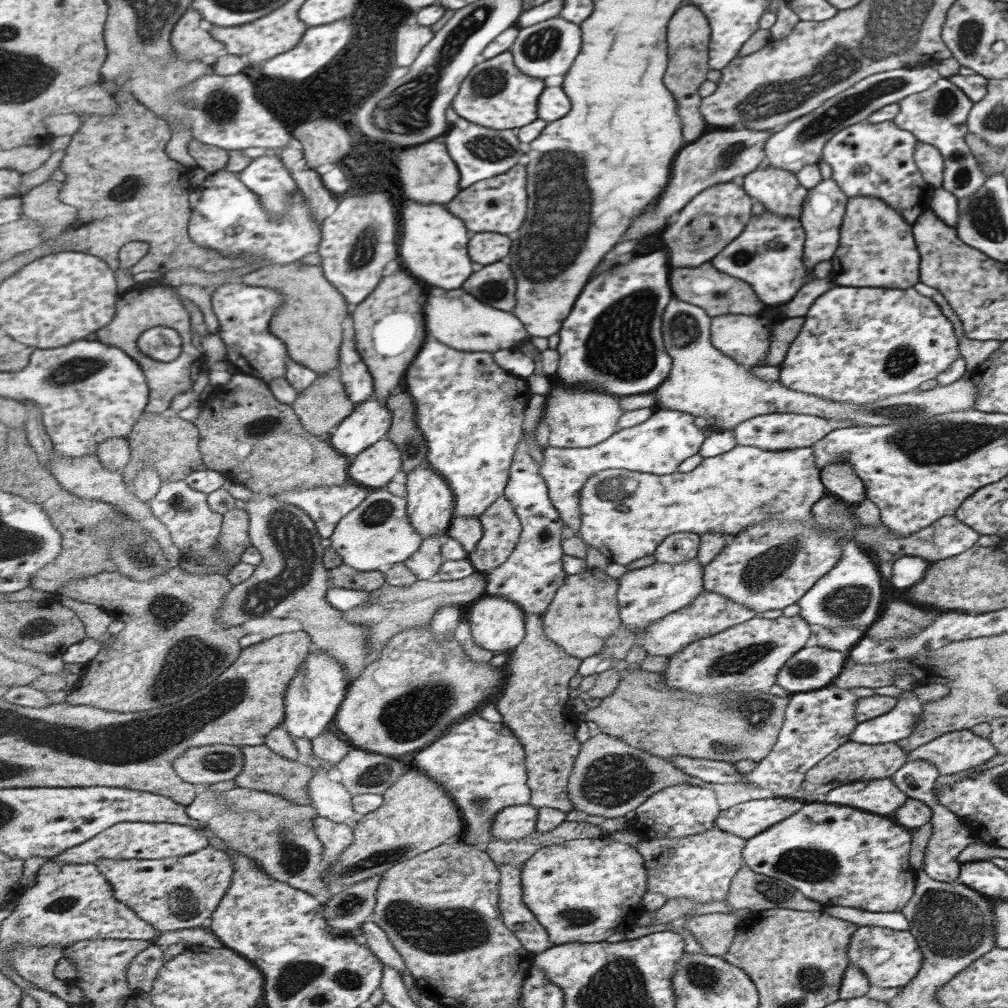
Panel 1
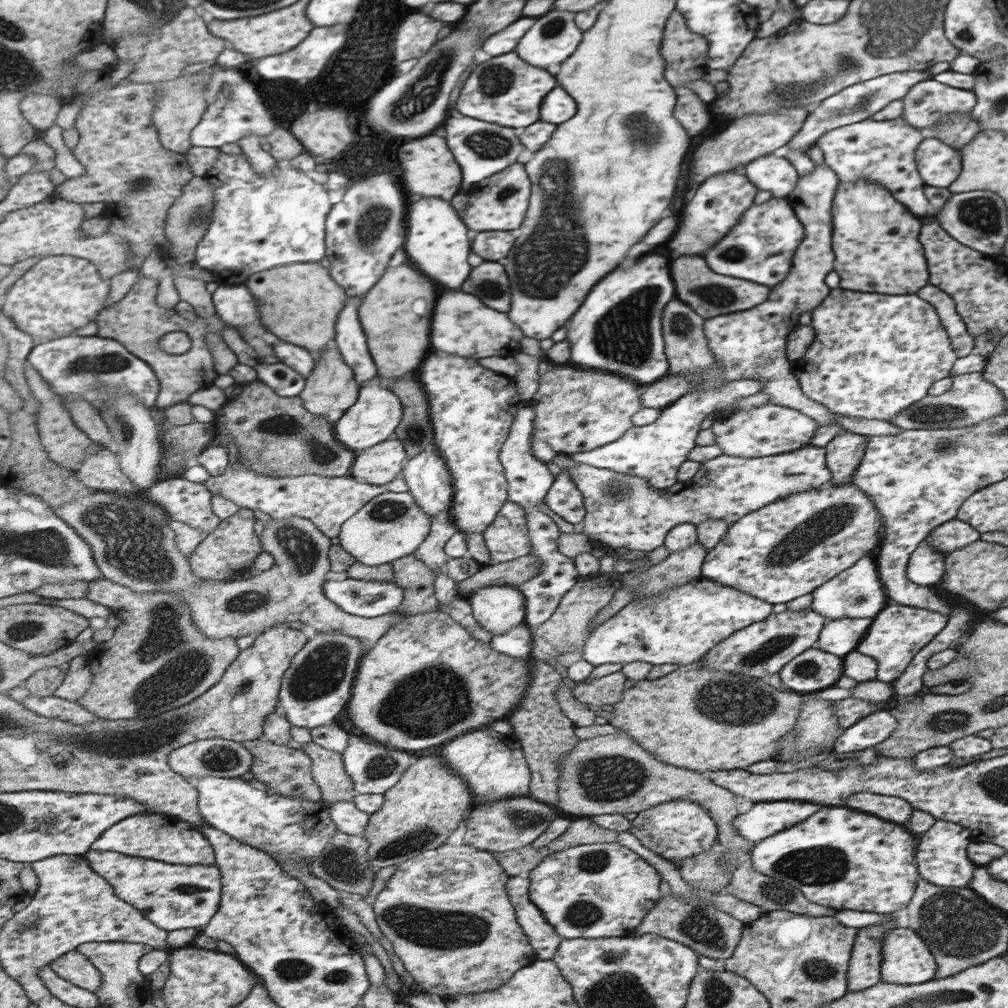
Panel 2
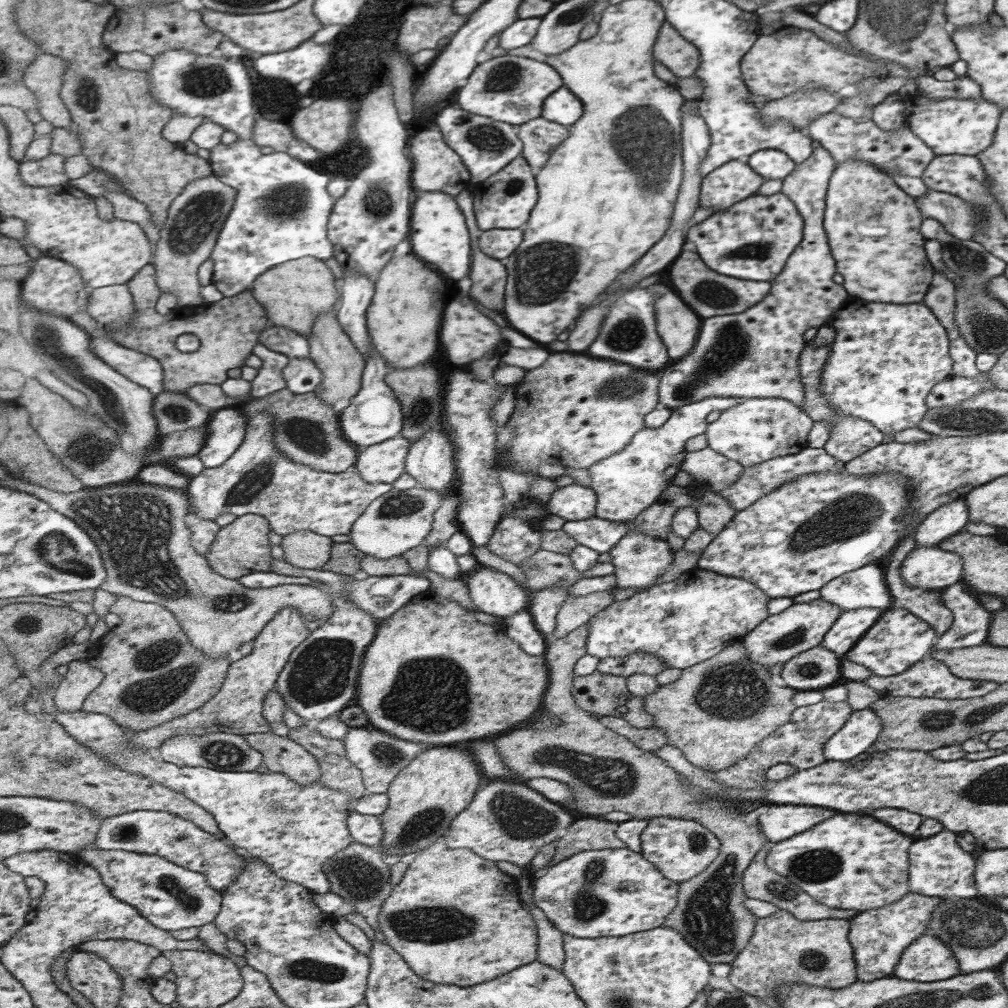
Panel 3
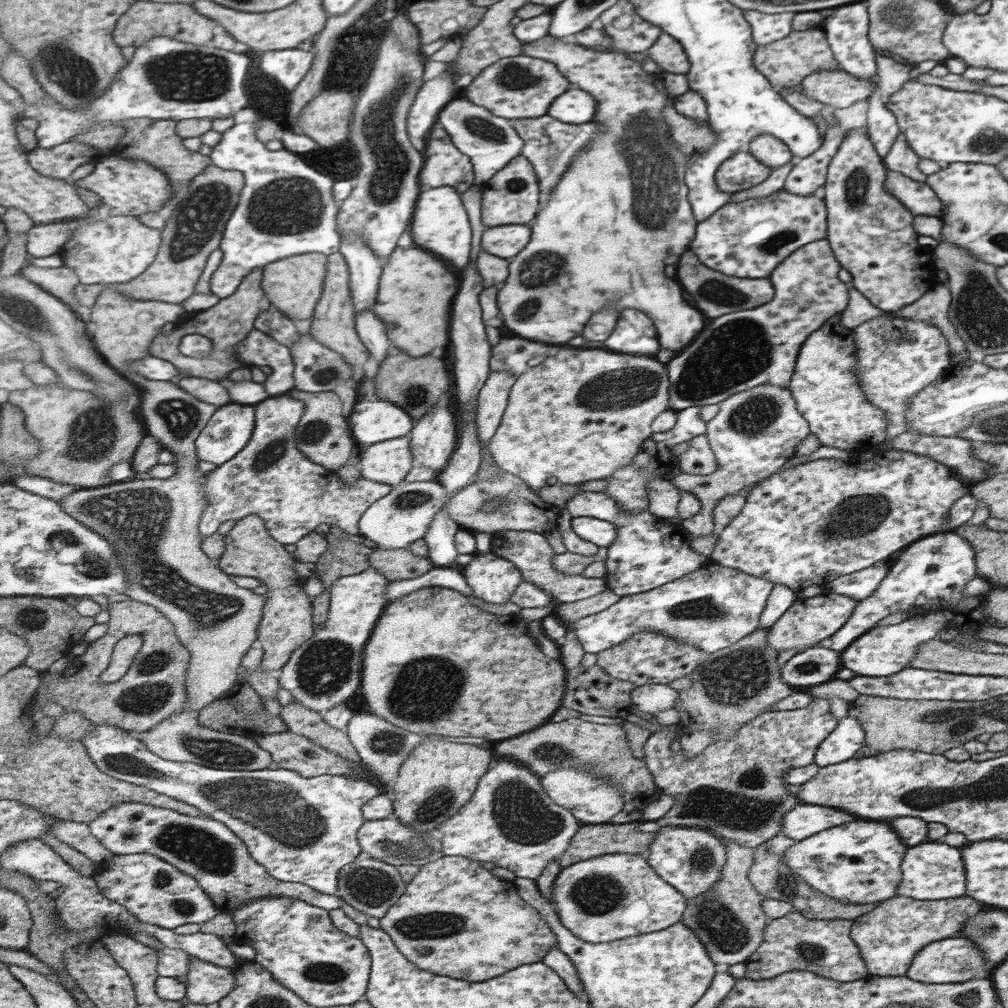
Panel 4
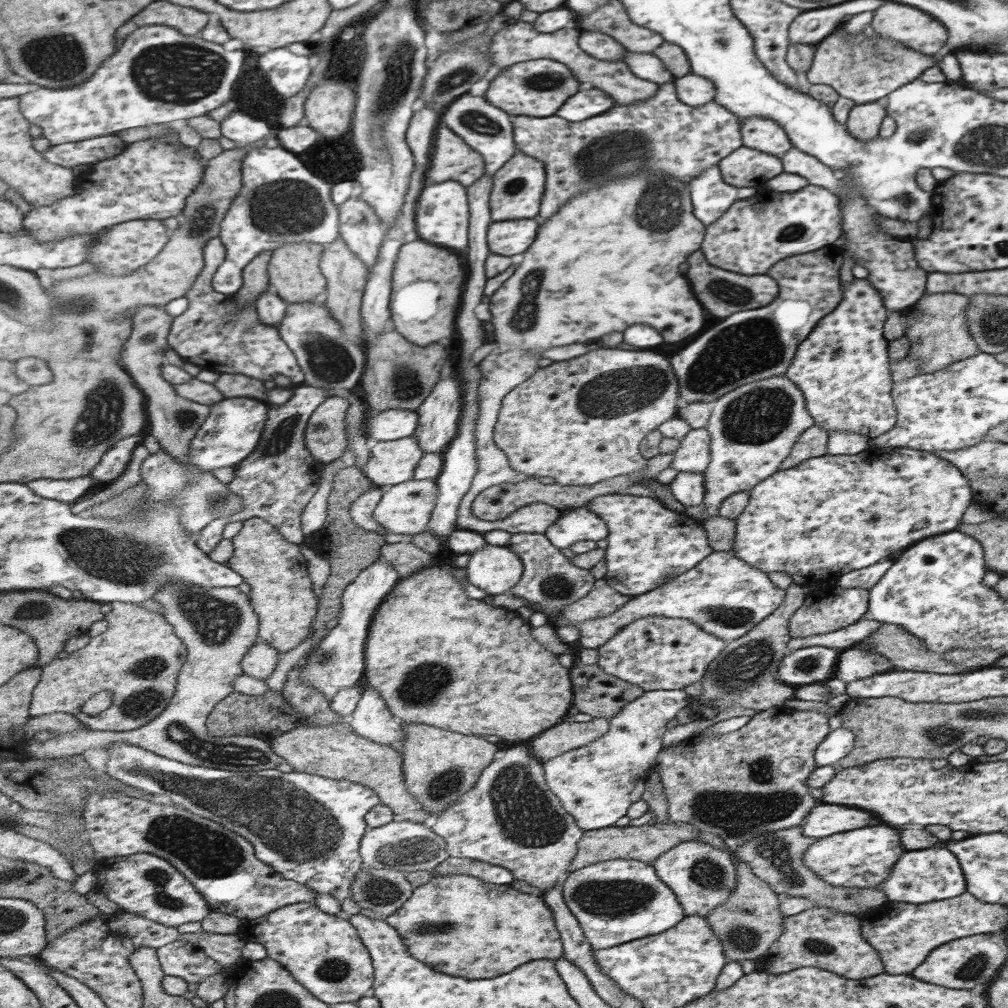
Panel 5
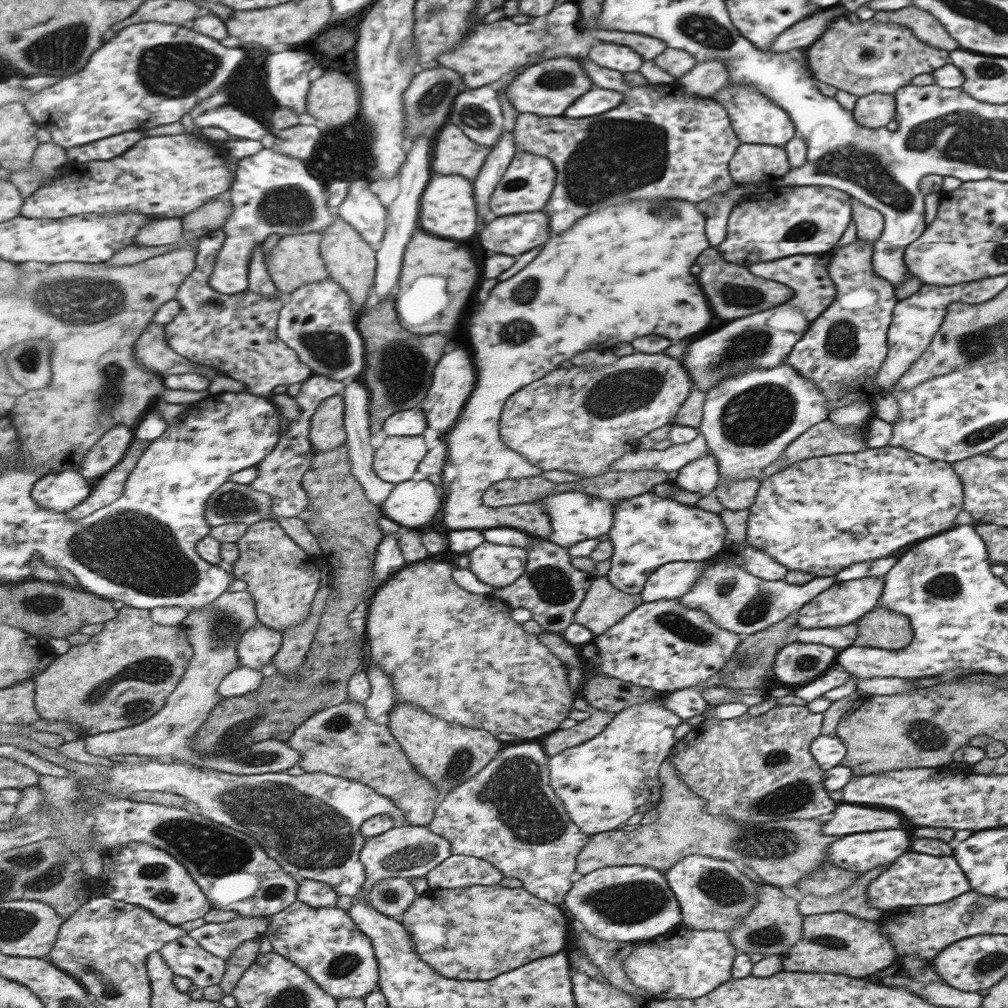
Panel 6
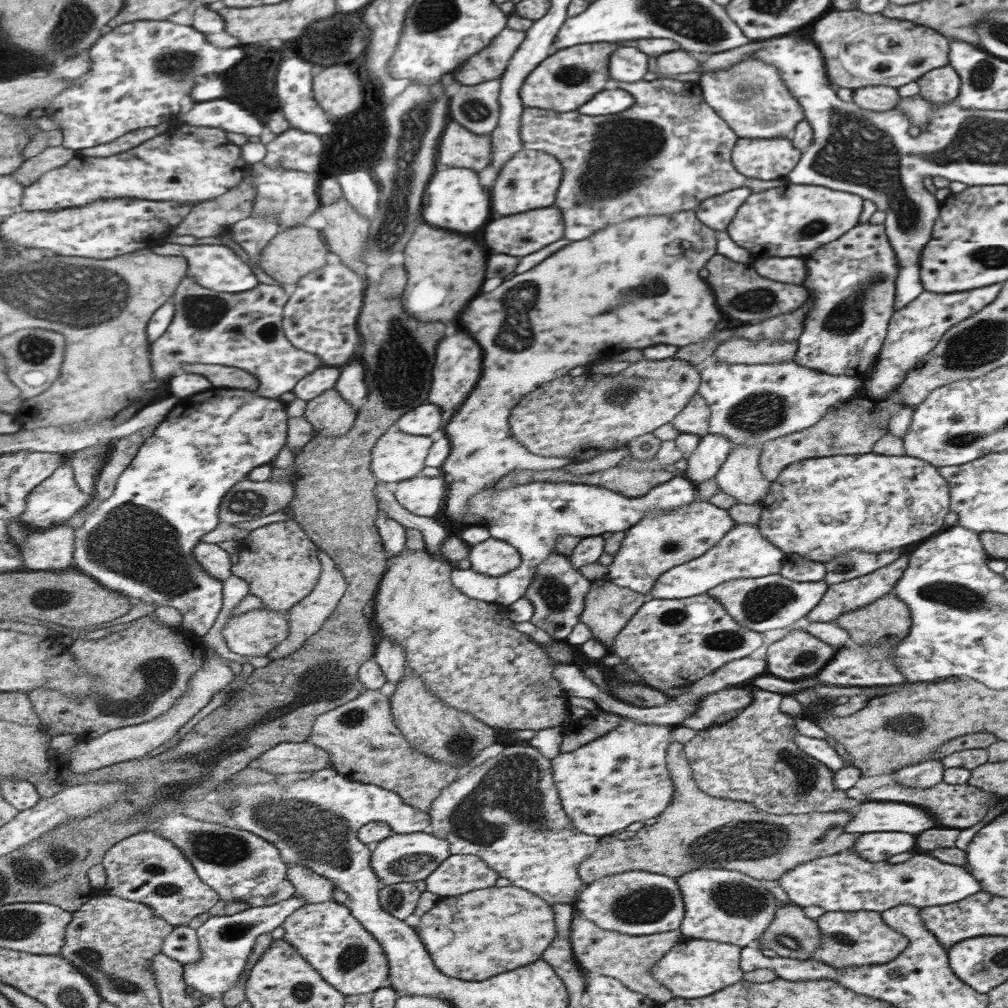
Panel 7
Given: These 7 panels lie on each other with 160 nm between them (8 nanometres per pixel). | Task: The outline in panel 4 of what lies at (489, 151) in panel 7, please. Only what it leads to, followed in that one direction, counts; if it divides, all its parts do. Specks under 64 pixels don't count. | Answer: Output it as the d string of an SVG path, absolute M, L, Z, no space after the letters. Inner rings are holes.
M440 124L433 128L431 140L428 139L429 146L426 147L424 168L421 171L421 184L429 184L431 188L439 186L457 186L457 190L467 192L476 182L476 170L472 163L472 158L465 154L454 142L447 130L439 128Z

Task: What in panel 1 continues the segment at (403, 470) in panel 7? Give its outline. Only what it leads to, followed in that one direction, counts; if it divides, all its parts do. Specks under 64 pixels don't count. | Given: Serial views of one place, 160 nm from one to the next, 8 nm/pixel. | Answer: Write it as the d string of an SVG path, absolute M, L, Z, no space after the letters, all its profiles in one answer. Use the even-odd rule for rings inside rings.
M385 438L354 457L349 476L353 483L372 490L387 486L402 472L403 466L401 448L390 438Z

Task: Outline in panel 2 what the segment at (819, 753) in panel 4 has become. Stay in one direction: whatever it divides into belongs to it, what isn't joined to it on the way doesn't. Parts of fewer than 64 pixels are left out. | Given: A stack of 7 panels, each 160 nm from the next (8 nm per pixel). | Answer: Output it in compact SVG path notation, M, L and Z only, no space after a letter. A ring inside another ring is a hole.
M885 710L863 717L855 725L842 729L832 744L832 752L855 752L874 747L896 727L895 717Z

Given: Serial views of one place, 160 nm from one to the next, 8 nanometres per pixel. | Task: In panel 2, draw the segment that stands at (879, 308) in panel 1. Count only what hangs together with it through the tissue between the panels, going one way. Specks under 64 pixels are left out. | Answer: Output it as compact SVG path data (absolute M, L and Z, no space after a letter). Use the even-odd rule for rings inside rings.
M835 288L828 294L822 304L816 306L810 313L811 322L809 326L813 330L813 343L809 345L809 349L805 350L805 355L796 362L792 362L792 373L797 376L797 382L800 389L812 399L814 402L821 404L829 412L835 416L848 416L849 418L869 418L882 421L892 422L894 417L902 416L915 403L927 396L927 389L935 382L945 378L947 374L951 374L953 363L955 363L955 354L951 348L951 340L947 338L948 332L945 331L940 317L936 313L932 303L925 302L917 294L899 294L891 296L891 294L867 293L845 290L844 288Z

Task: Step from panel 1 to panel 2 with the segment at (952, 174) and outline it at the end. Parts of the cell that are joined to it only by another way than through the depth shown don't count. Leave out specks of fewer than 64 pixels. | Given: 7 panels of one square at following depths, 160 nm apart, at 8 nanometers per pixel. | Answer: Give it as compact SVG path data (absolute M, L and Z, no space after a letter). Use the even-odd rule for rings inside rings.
M931 78L913 85L901 102L905 124L926 133L939 124L942 116L969 113L976 104L976 95L972 90L945 86Z

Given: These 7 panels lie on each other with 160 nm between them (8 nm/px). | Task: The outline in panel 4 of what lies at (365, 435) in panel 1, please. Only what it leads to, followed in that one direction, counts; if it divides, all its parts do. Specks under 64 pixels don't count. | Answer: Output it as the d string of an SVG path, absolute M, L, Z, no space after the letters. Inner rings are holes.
M374 306L356 315L356 328L367 350L380 367L391 355L392 342L387 334L384 320L375 312ZM359 395L353 406L349 417L353 438L359 442L361 447L366 447L385 440L393 440L407 436L413 430L415 419L403 408L390 401L383 401L379 396L369 400L367 396Z

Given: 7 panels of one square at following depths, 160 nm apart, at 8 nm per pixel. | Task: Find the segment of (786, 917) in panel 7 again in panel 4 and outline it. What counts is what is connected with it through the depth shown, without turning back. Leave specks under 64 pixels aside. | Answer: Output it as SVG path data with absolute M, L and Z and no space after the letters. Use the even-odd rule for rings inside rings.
M727 839L720 841L724 844L726 861L721 866L719 881L708 892L687 900L687 909L681 922L695 933L713 962L731 966L737 962L743 963L761 946L769 918L761 906L764 896L752 887L752 882L748 879L748 872L754 861L754 848L747 849Z

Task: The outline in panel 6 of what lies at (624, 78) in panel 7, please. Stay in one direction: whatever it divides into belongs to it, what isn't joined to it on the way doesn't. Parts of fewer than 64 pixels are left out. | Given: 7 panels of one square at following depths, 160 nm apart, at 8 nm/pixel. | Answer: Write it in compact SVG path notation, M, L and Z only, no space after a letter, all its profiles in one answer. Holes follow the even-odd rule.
M599 41L593 43L585 55L594 60L599 66L611 70L619 70L623 74L627 72L637 72L643 59L633 52L629 46L617 43Z

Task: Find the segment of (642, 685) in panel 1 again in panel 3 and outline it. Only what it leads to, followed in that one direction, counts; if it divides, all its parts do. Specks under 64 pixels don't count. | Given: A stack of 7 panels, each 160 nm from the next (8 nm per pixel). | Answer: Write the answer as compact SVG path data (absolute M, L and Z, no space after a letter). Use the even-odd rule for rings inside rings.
M732 644L707 661L682 669L675 682L658 685L656 692L642 697L644 709L653 716L654 727L666 736L666 744L681 751L689 764L709 771L718 771L735 764L751 752L756 742L763 740L790 718L795 705L796 690L771 683L768 666L748 659L744 646Z

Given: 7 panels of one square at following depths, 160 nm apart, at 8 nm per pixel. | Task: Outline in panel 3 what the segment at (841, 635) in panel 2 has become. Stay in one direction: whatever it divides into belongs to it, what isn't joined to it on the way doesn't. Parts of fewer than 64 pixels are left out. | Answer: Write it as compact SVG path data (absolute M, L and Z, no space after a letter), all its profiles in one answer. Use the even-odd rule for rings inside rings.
M868 608L841 612L832 628L824 634L820 646L835 654L844 655L882 613L882 610Z

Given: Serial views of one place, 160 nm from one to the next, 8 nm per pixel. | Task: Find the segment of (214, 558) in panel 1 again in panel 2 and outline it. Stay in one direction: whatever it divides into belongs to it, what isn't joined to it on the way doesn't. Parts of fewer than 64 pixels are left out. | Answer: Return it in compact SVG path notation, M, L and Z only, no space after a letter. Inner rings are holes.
M183 476L155 484L146 494L151 501L162 506L171 521L181 521L212 533L222 521L212 507L213 494L206 484L197 484Z

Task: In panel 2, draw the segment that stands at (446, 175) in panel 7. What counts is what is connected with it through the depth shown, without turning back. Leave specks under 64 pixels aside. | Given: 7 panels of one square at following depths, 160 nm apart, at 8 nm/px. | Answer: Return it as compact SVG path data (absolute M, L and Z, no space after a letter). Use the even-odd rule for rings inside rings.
M423 198L409 206L409 234L407 234L407 254L413 262L449 288L459 288L471 274L469 254L471 254L471 240L467 224L461 220L459 212L445 202L443 198Z

